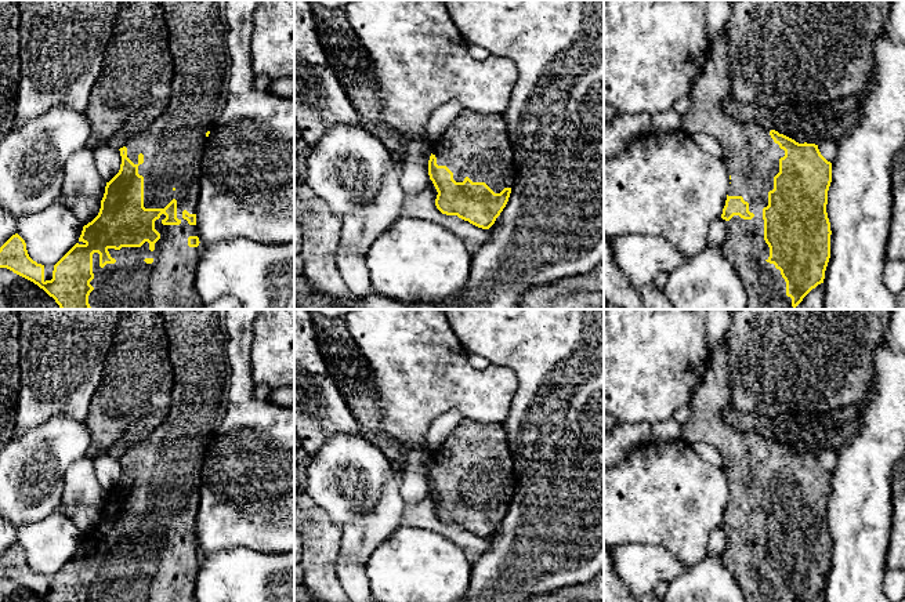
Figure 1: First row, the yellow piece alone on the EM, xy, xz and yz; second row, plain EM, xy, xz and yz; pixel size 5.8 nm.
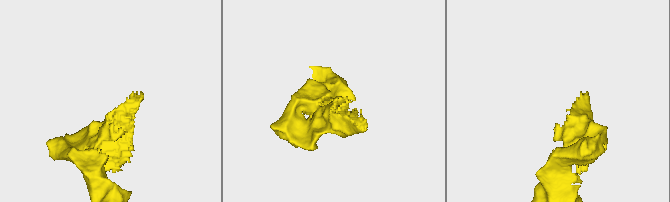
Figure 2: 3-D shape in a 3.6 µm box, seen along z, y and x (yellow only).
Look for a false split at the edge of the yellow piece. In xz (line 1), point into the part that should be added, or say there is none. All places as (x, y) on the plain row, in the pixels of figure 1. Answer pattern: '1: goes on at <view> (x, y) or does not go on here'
1: goes on at xz (475, 454)

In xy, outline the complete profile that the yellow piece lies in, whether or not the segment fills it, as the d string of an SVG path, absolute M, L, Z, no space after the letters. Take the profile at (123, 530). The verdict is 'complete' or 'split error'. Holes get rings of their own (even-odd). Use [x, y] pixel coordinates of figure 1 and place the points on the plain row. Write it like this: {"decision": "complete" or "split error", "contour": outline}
{"decision": "split error", "contour": "M160 309L160 313L174 373L171 405L162 425L119 458L120 479L106 492L98 525L83 536L79 551L53 576L33 570L18 543L0 556L0 577L33 591L46 602L198 602L200 474L210 439L228 410L227 309Z"}

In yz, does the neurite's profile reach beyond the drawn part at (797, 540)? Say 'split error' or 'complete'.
split error

